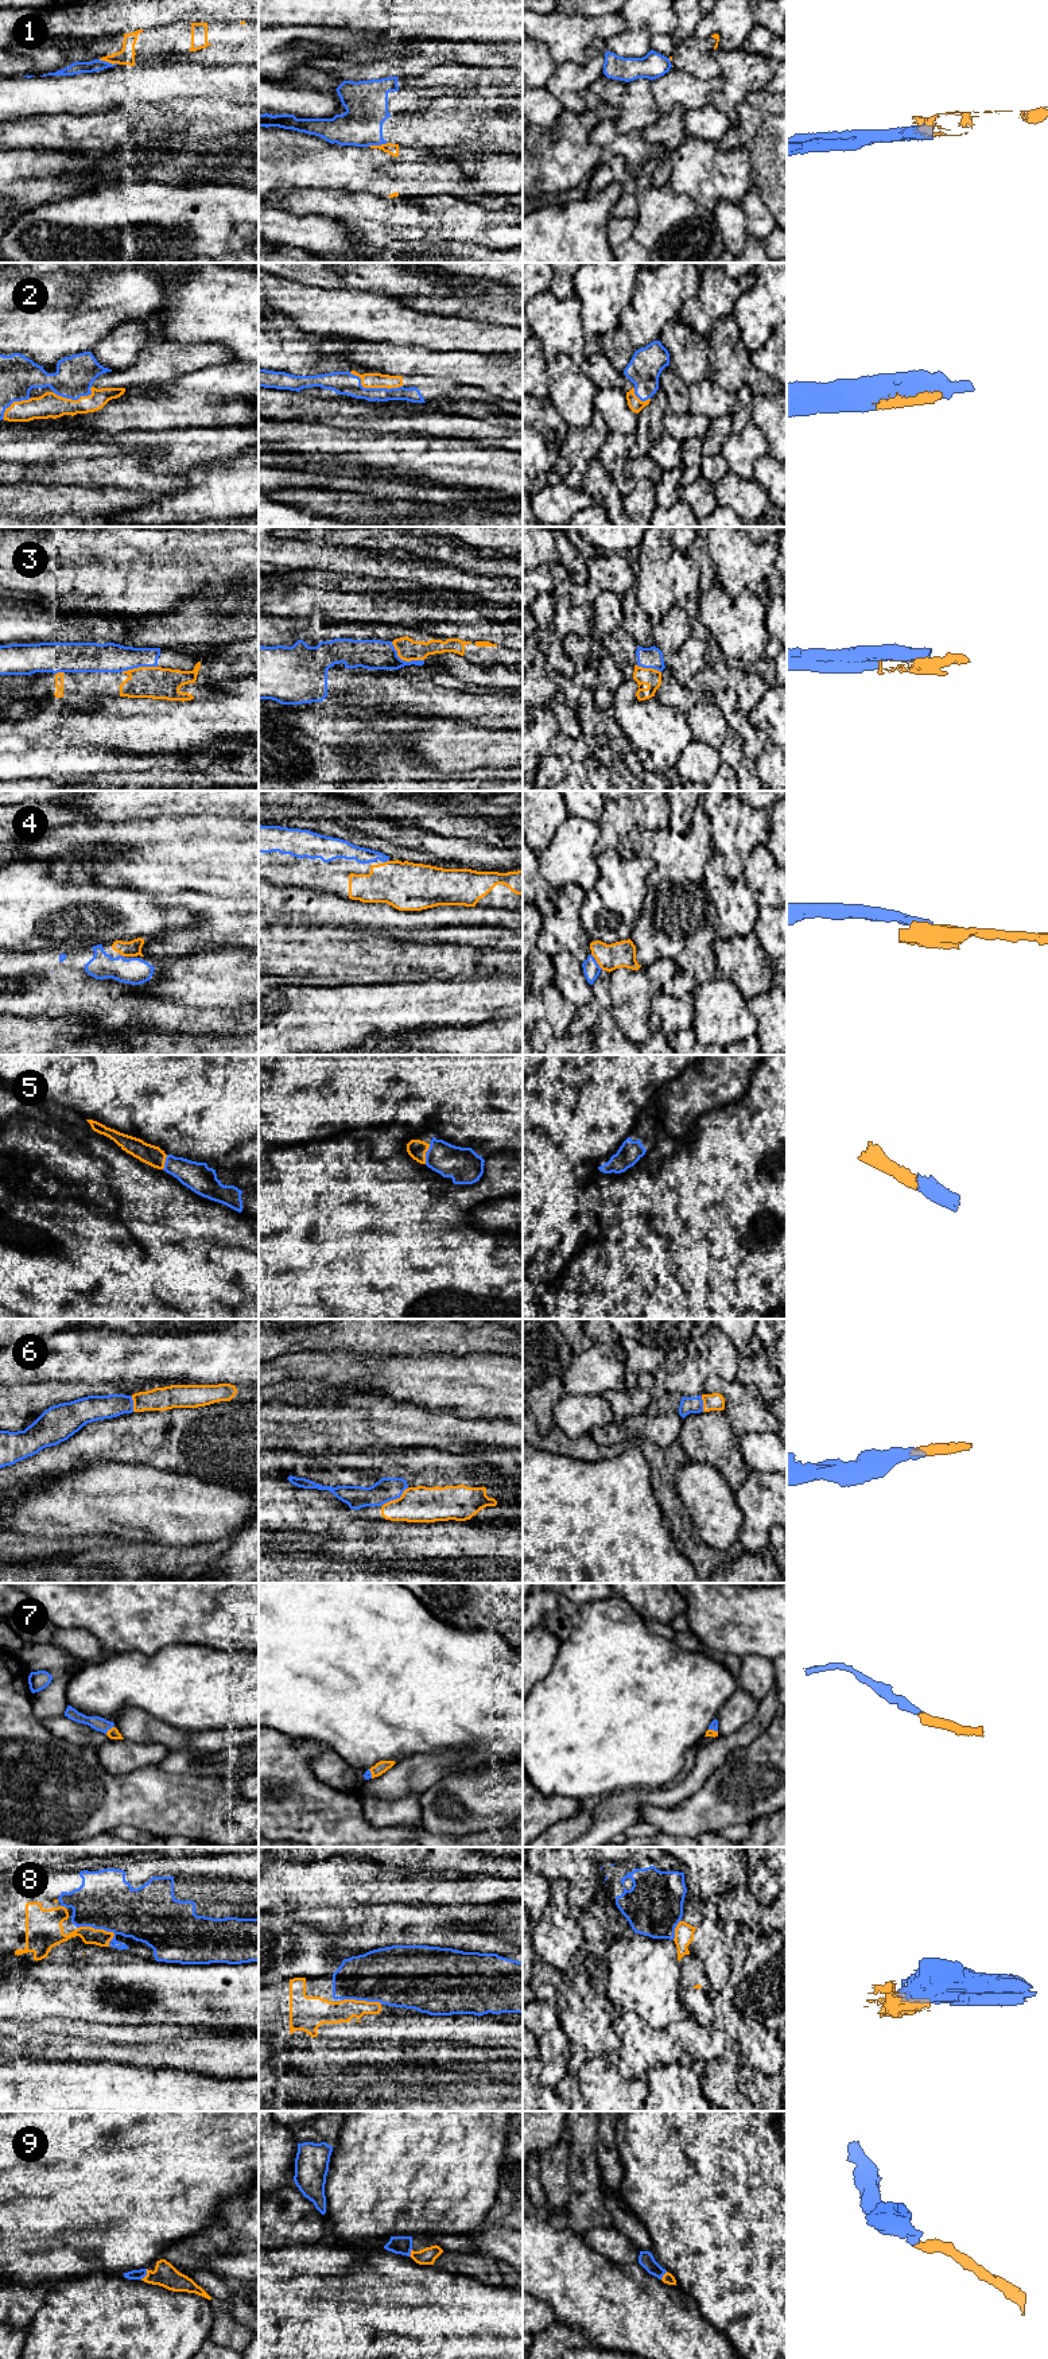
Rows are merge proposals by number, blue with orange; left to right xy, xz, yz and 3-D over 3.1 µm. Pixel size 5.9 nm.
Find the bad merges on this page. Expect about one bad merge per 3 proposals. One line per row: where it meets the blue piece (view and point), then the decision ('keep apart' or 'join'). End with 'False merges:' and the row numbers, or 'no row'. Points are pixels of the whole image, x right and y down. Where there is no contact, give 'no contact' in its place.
1: xy (108, 62) | keep apart
2: xz (373, 388) | join
3: xz (404, 660) | keep apart
4: yz (598, 965) | join
5: xz (426, 1153) | join
6: xz (396, 1498) | join
7: xy (109, 1729) | join
8: xy (96, 1928) | join
9: xy (146, 2274) | join
False merges: 1, 3

